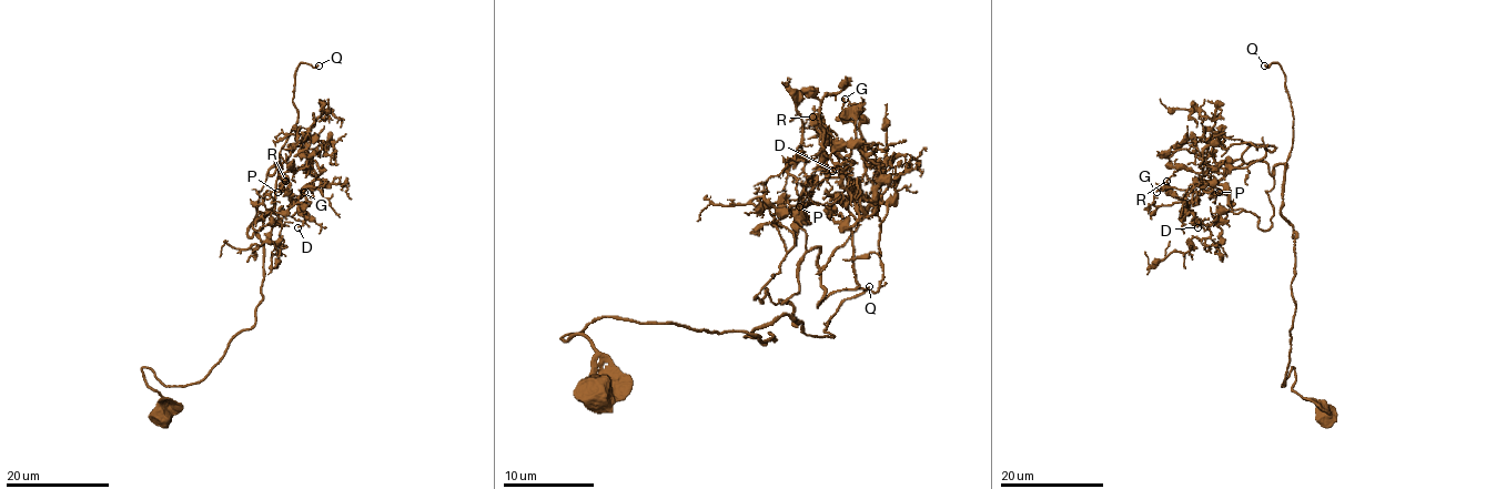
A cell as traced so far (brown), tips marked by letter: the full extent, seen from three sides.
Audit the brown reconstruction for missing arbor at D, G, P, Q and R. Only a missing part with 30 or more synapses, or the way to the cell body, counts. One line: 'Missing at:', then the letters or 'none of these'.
Missing at: Q

